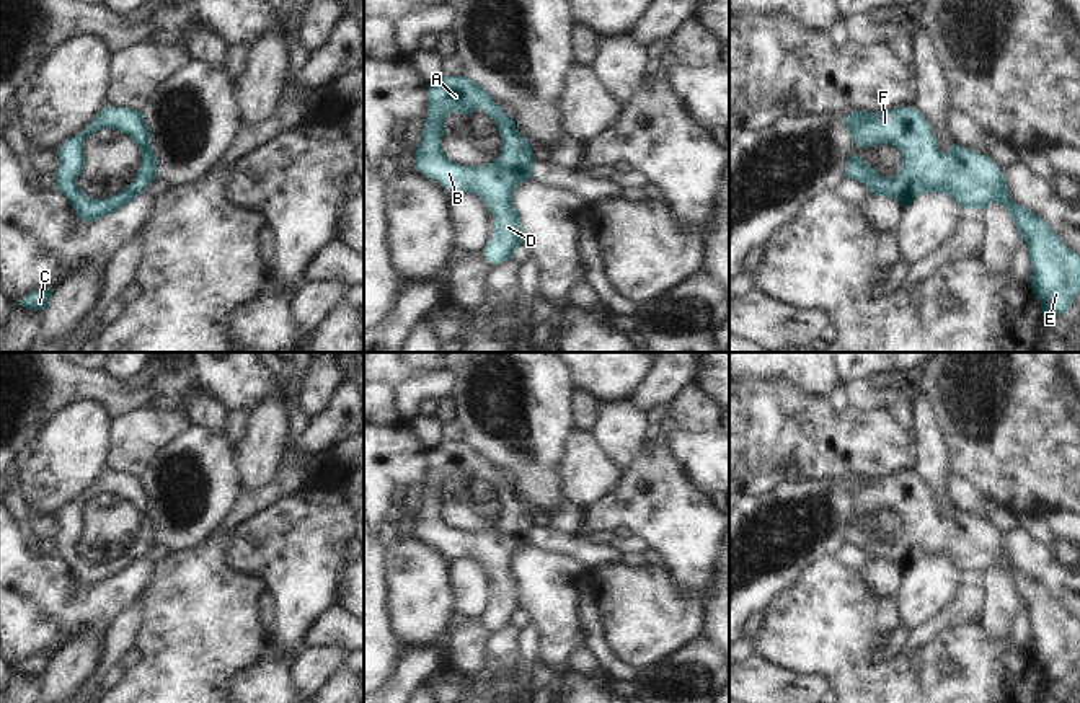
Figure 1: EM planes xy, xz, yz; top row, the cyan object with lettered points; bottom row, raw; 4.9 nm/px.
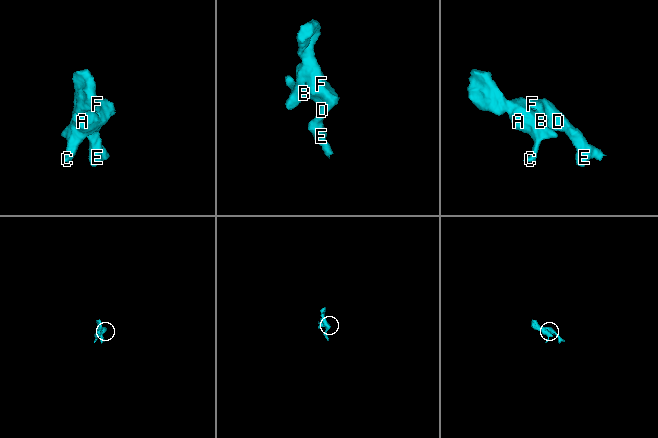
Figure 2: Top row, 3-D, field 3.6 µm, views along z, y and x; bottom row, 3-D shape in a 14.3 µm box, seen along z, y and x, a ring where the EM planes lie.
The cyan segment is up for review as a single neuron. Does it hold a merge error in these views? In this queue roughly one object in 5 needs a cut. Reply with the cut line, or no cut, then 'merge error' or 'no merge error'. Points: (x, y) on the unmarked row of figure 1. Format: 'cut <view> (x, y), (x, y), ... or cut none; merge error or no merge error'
cut none; no merge error

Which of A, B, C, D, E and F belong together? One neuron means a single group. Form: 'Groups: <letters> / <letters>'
Groups: A B C D E F.

